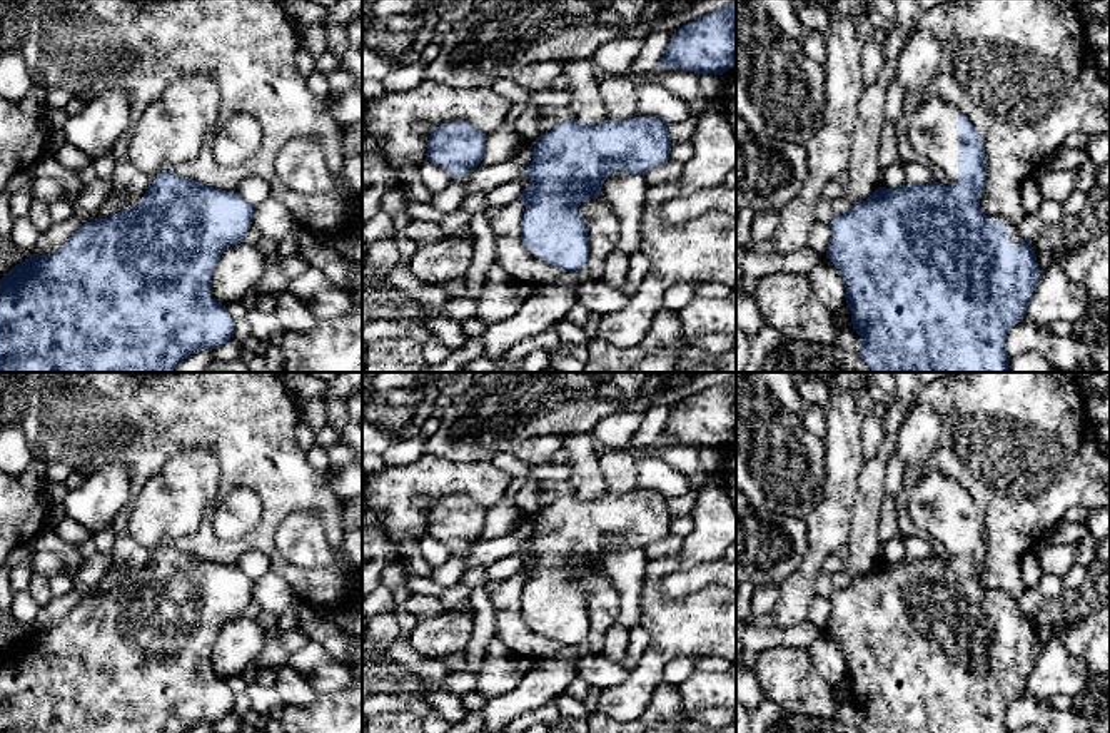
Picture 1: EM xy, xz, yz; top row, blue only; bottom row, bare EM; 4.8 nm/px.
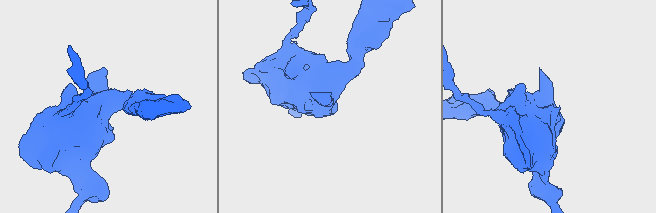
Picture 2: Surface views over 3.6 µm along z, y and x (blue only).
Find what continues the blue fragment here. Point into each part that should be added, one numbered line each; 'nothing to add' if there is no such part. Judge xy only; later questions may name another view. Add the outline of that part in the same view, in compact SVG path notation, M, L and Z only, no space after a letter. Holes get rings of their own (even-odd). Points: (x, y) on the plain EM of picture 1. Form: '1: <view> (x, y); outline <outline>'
1: xy (172, 503); outline M189 446L177 449L140 489L132 501L129 518L130 533L155 556L159 546L174 546L184 536L194 534L204 516L212 513L220 501L220 459L205 446Z

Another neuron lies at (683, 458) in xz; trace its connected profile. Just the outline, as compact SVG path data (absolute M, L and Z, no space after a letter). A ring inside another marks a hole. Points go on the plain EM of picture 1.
M659 437L651 447L661 461L669 464L674 471L683 473L689 479L693 489L699 491L706 486L708 474L701 468L698 447L679 442L664 442Z

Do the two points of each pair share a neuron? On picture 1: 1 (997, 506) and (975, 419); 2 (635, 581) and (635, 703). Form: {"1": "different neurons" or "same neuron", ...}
{"1": "same neuron", "2": "different neurons"}

